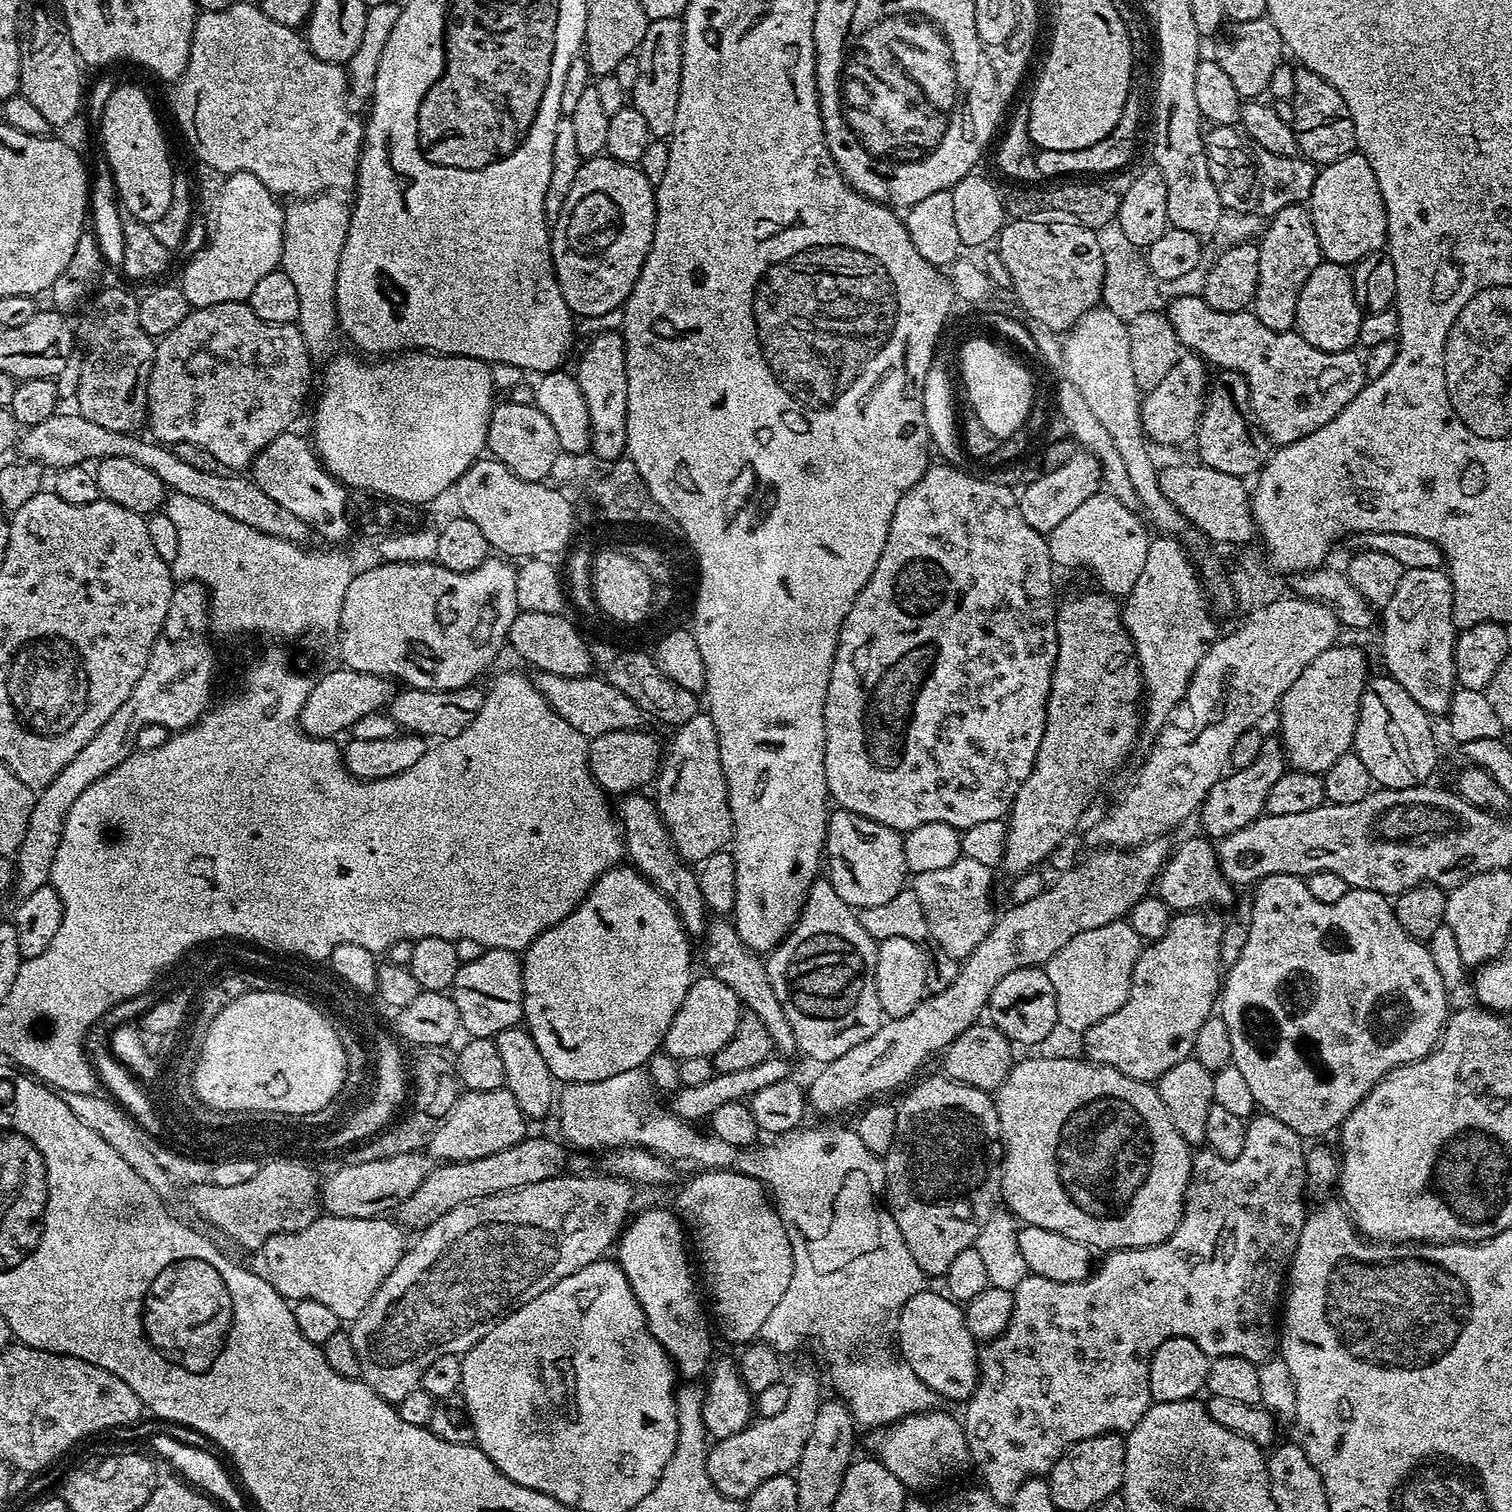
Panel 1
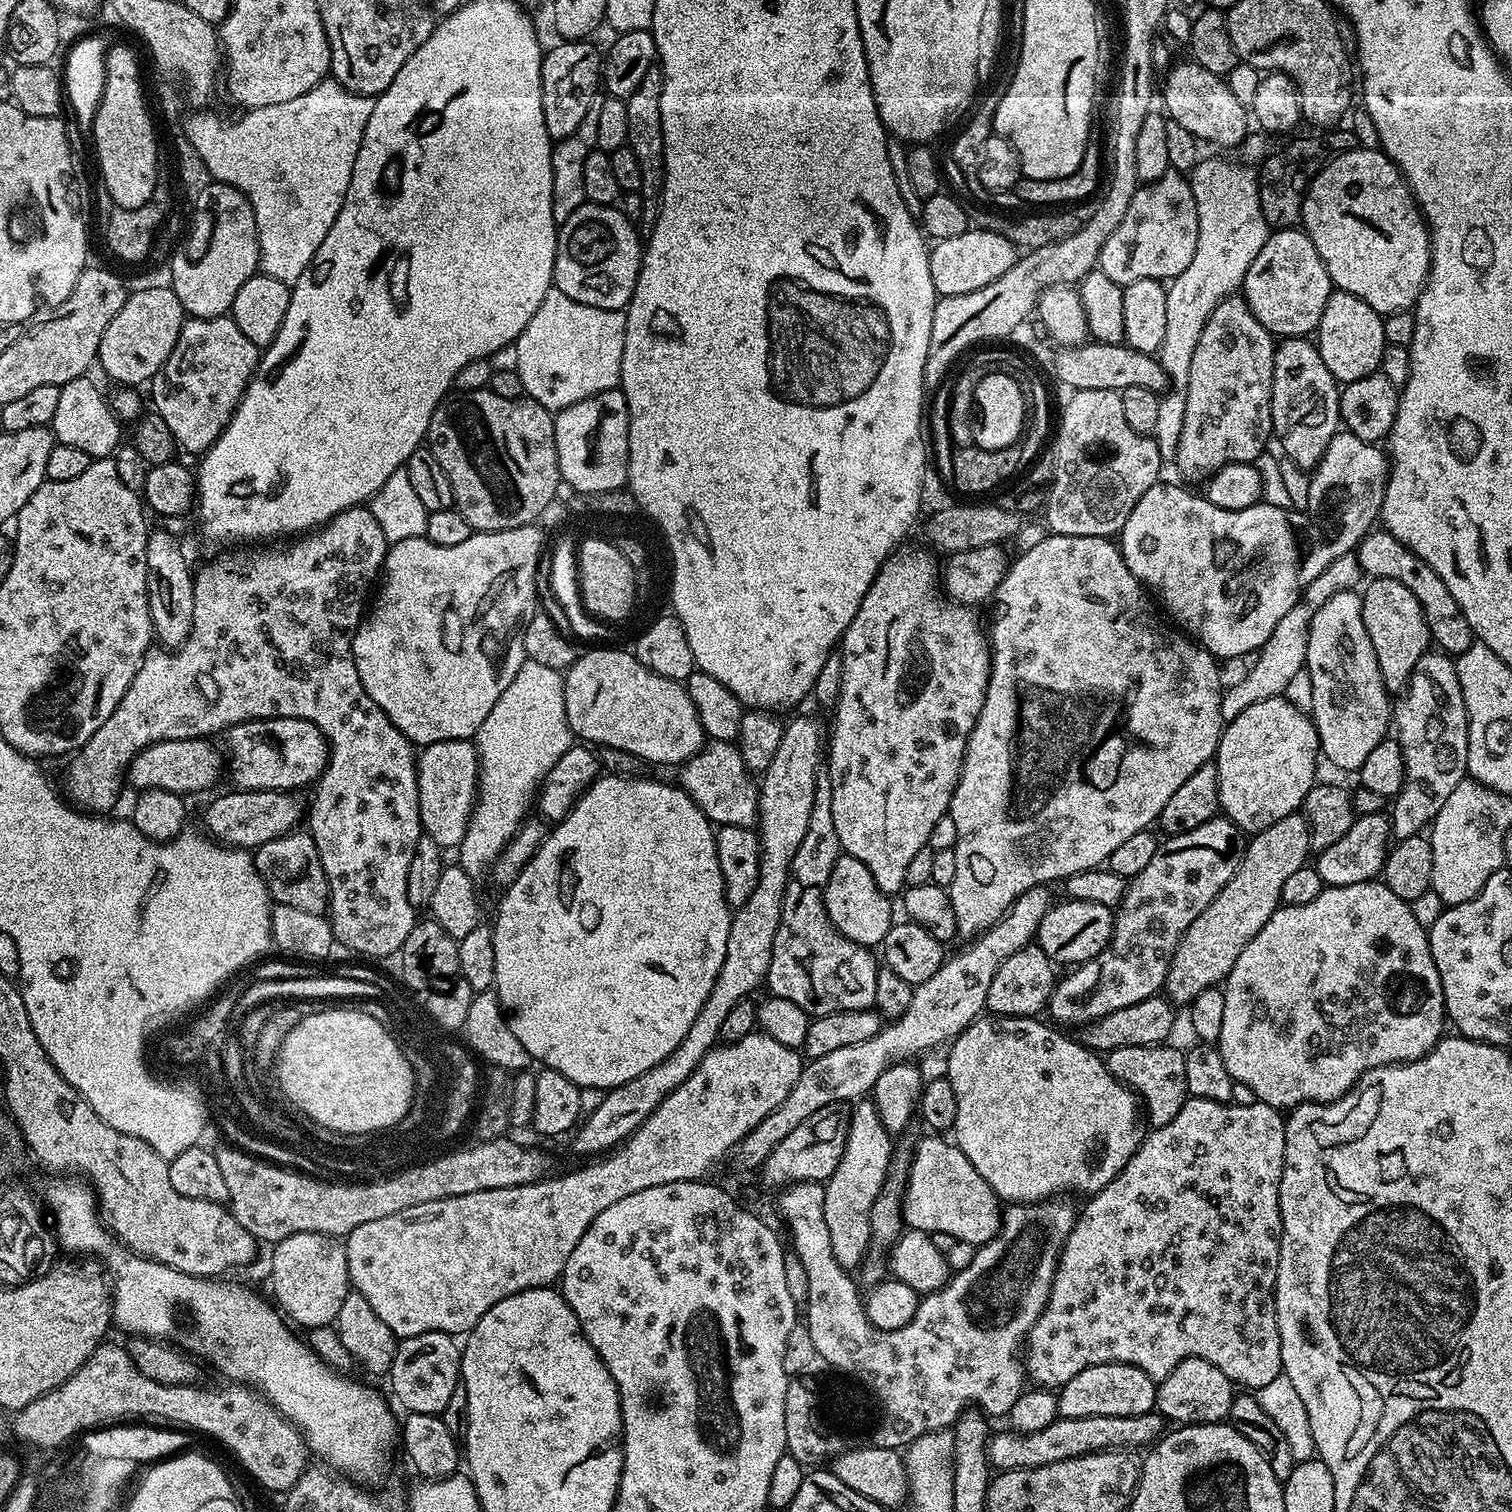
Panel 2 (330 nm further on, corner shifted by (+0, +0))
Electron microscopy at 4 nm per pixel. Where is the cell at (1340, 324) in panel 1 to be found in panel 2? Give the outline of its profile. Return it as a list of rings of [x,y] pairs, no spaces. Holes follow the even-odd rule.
[[[1334,290],[1326,302],[1326,310],[1322,310],[1322,322],[1314,333],[1316,349],[1322,354],[1322,362],[1326,362],[1326,370],[1341,385],[1354,382],[1358,378],[1366,378],[1380,370],[1384,353],[1384,317],[1375,312],[1362,298],[1354,298],[1354,294]]]

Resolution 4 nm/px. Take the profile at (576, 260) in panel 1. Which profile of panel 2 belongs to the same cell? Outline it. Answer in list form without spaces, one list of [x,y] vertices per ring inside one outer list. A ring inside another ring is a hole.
[[[585,202],[581,208],[574,210],[574,214],[570,214],[570,218],[566,218],[564,224],[559,225],[552,283],[555,288],[562,290],[562,294],[566,294],[566,298],[574,298],[574,302],[598,306],[602,310],[627,309],[640,273],[642,236],[636,233],[635,226],[618,209],[610,204]]]

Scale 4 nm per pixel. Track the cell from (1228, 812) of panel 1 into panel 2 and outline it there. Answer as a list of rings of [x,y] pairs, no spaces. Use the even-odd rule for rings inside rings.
[[[1223,814],[1202,822],[1202,826],[1195,830],[1186,830],[1186,834],[1167,837],[1154,854],[1154,859],[1147,864],[1146,870],[1127,881],[1124,900],[1114,908],[1112,937],[1108,945],[1097,954],[1094,962],[1073,967],[1069,976],[1061,975],[1057,979],[1056,989],[1048,1000],[1047,1015],[1052,1015],[1051,1019],[1060,1026],[1083,1026],[1106,1014],[1114,1014],[1114,1010],[1122,1010],[1122,1006],[1134,1006],[1134,1002],[1157,995],[1164,987],[1174,950],[1182,934],[1186,934],[1186,930],[1190,930],[1190,922],[1194,922],[1194,918],[1198,918],[1198,914],[1202,914],[1202,910],[1206,910],[1206,906],[1218,898],[1222,886],[1234,878],[1245,847],[1246,840],[1240,828]]]

